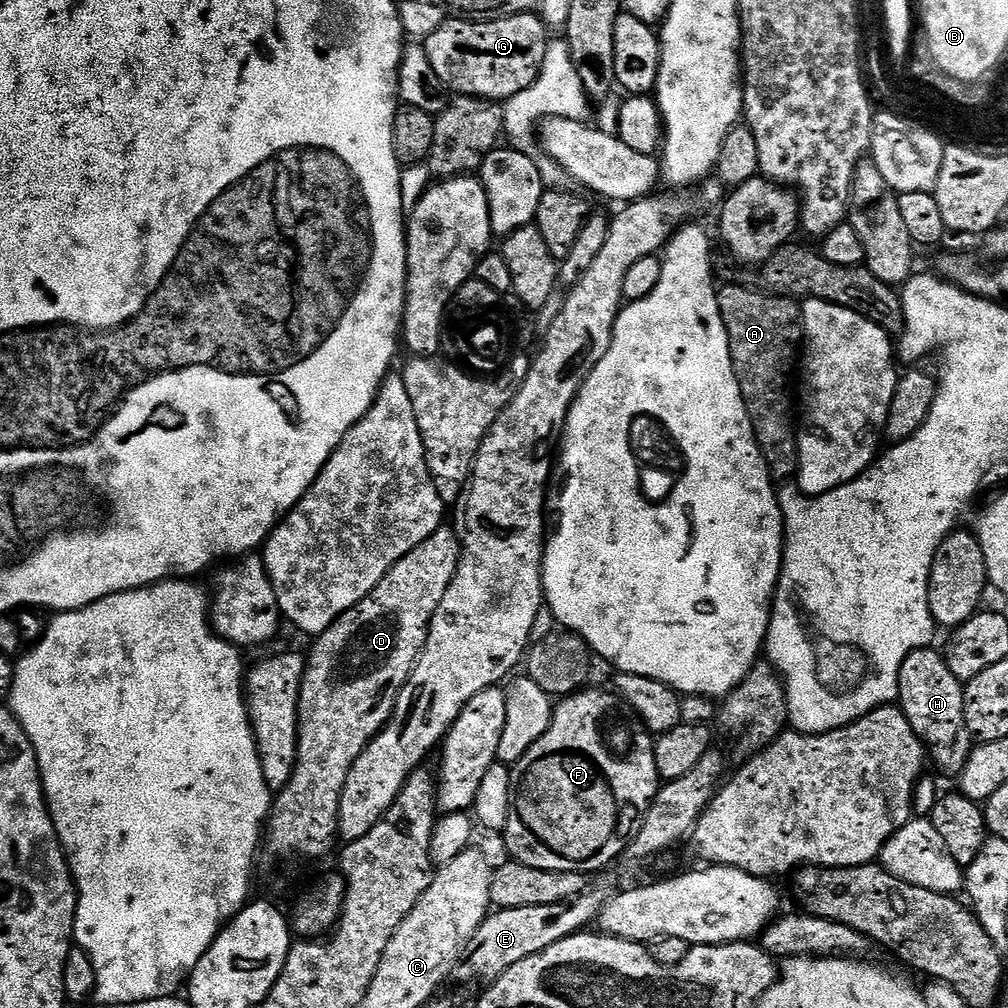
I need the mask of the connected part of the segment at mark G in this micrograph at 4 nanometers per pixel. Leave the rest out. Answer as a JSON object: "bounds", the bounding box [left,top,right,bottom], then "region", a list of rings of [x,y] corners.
{"bounds":[422,12,550,102],"region":[[[531,12],[479,22],[448,18],[422,43],[426,54],[430,54],[430,66],[434,66],[438,78],[442,78],[453,93],[506,102],[514,94],[529,88],[538,78],[550,43],[550,29],[539,15]]]}

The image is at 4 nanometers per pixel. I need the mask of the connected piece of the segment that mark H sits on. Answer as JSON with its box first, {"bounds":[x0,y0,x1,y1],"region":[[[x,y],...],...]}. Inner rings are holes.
{"bounds":[898,646,974,778],"region":[[[929,646],[914,650],[902,662],[898,678],[898,707],[910,722],[914,734],[923,742],[927,755],[952,778],[959,777],[972,753],[974,741],[966,726],[964,713],[964,684],[946,666],[943,651]]]}

